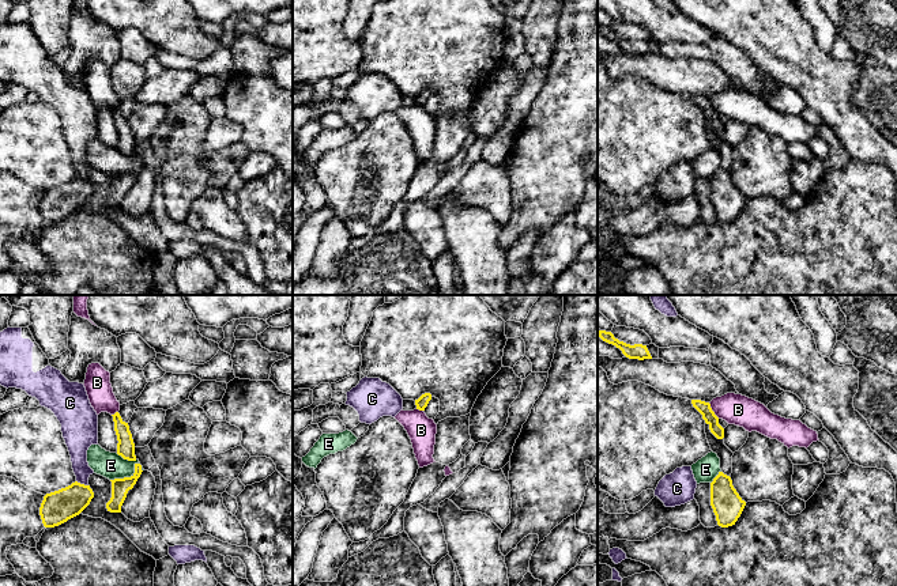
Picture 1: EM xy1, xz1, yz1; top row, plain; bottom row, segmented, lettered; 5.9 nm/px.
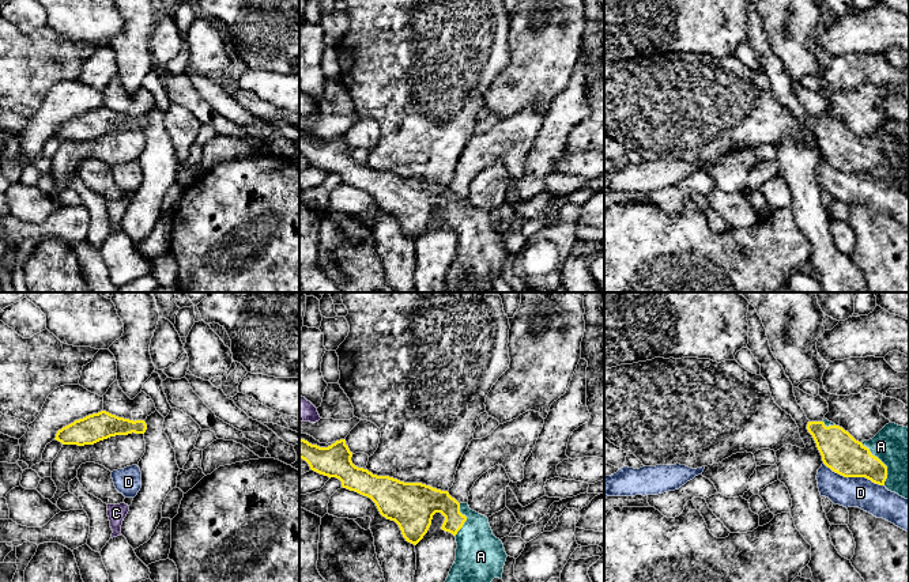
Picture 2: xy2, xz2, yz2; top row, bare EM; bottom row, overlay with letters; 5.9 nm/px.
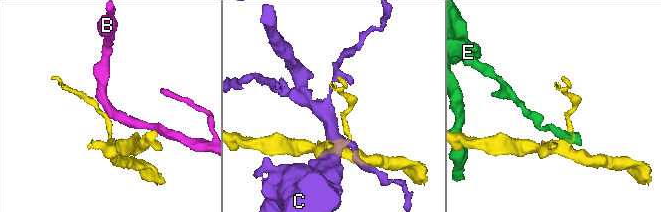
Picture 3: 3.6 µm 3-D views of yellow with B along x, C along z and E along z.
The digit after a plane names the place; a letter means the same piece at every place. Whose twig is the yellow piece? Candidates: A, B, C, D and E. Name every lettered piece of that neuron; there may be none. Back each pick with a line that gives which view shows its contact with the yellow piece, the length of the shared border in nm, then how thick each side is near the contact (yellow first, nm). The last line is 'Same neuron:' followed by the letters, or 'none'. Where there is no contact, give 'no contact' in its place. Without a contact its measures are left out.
A: yz2 | 300 nm | 220/300 nm
Same neuron: A

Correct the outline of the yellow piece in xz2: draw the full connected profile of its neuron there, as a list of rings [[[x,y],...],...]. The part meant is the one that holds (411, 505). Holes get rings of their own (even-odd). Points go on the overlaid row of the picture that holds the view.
[[[299,439],[299,458],[305,460],[310,469],[342,481],[342,487],[370,498],[380,514],[395,521],[406,541],[416,545],[427,533],[433,515],[441,513],[445,521],[442,530],[456,537],[456,560],[445,582],[491,582],[502,579],[506,552],[499,538],[493,534],[489,518],[471,510],[468,503],[459,503],[448,491],[441,491],[422,483],[404,483],[389,476],[377,476],[367,469],[358,468],[351,461],[352,453],[346,439],[336,441],[328,447],[312,445]]]

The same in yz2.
[[[825,419],[808,422],[823,464],[844,477],[865,477],[909,499],[909,428],[886,424],[872,439],[859,442]]]

